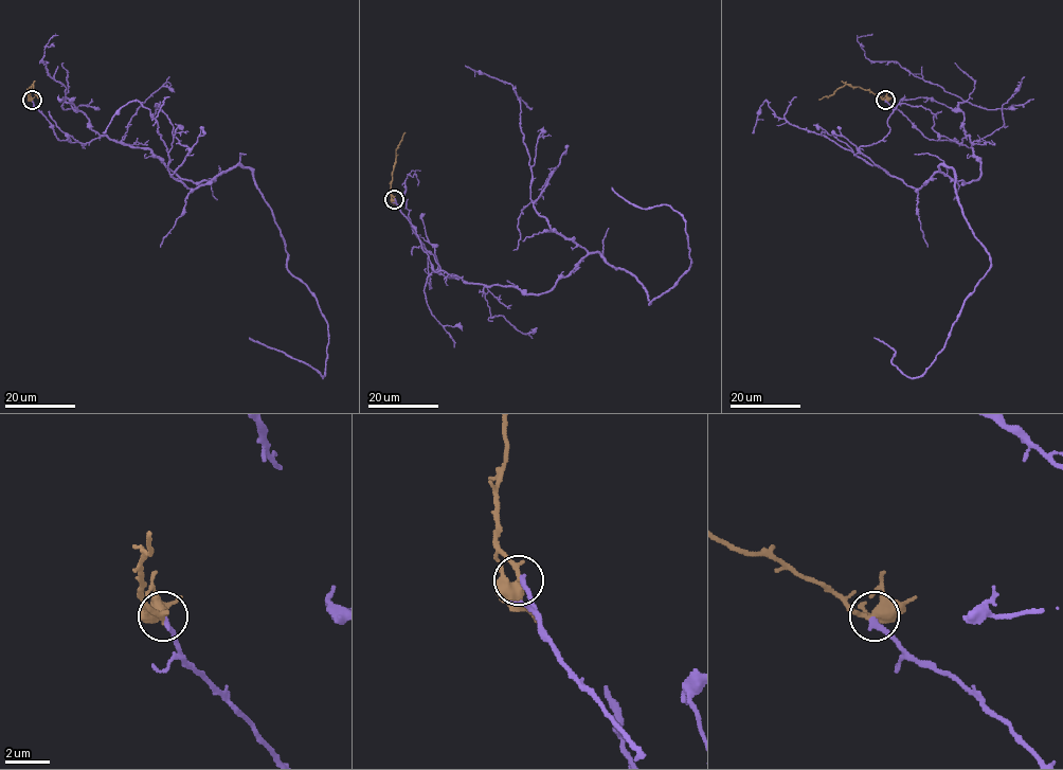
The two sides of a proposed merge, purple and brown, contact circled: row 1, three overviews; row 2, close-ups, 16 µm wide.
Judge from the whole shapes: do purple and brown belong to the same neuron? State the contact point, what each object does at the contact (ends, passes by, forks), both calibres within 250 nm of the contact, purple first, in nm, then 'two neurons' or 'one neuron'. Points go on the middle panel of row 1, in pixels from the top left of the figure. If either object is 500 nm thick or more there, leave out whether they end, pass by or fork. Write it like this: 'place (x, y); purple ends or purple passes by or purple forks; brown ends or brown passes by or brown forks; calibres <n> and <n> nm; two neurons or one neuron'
place (394, 199); purple ends; brown forks; calibres 240 and 400 nm; one neuron

